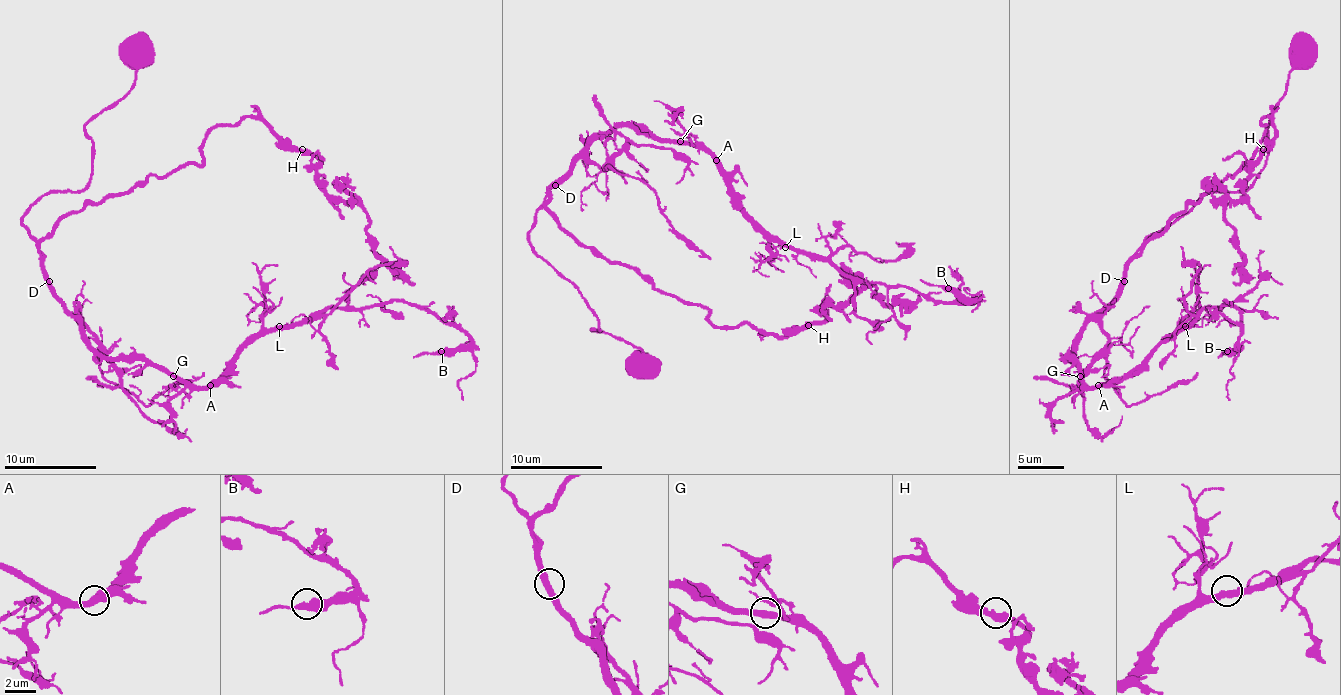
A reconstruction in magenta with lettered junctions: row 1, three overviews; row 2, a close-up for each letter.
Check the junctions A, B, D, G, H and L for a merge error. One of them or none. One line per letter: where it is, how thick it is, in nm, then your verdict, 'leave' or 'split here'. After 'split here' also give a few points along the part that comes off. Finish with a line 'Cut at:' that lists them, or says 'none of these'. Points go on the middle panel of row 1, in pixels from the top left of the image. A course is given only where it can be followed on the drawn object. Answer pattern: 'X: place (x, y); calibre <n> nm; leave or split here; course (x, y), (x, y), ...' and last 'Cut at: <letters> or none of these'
A: place (716, 160); calibre 400 nm; leave
B: place (948, 288); calibre 400 nm; leave
D: place (555, 185); calibre 420 nm; leave
G: place (680, 141); calibre 380 nm; leave
H: place (808, 325); calibre 400 nm; leave
L: place (785, 247); calibre 400 nm; leave
Cut at: none of these

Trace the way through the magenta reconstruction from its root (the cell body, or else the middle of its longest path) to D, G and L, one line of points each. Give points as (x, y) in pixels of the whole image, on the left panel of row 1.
D: (141, 55), (134, 85), (84, 126), (93, 145), (93, 175), (86, 186), (50, 191), (22, 216), (50, 280)
G: (141, 55), (134, 85), (84, 126), (86, 186), (45, 193), (22, 223), (84, 337), (173, 376)
L: (141, 55), (134, 85), (84, 126), (86, 186), (22, 216), (50, 289), (100, 353), (196, 385), (279, 326)

